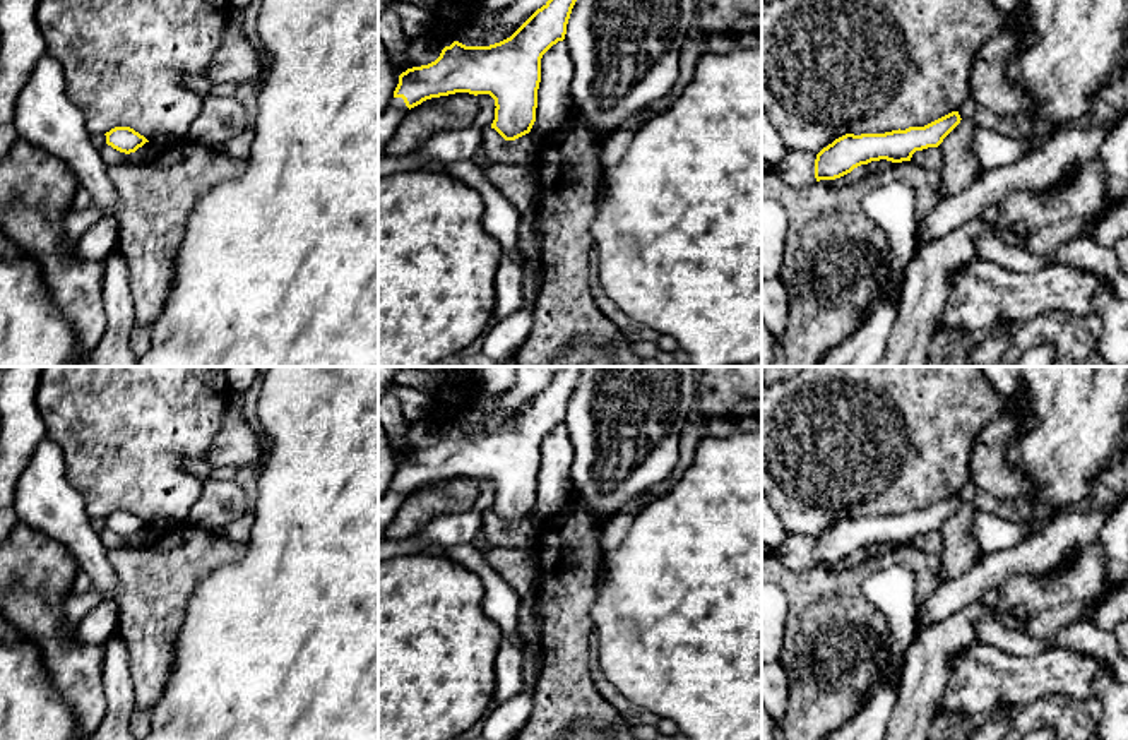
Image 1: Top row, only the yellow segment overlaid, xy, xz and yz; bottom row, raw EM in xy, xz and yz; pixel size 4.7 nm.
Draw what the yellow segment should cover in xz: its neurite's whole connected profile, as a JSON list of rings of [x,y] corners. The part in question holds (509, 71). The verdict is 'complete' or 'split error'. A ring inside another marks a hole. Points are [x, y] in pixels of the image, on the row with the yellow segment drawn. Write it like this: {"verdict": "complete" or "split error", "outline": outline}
{"verdict": "split error", "outline": [[[548,0],[510,38],[490,46],[466,46],[454,41],[440,57],[421,67],[407,69],[389,108],[378,113],[378,158],[404,120],[406,113],[426,99],[455,92],[490,94],[495,99],[495,128],[505,140],[515,140],[531,132],[536,122],[541,58],[558,41],[565,39],[567,24],[577,0]]]}

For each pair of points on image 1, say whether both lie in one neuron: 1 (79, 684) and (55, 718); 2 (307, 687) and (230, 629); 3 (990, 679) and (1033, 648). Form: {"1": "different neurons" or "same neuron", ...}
{"1": "different neurons", "2": "same neuron", "3": "different neurons"}

